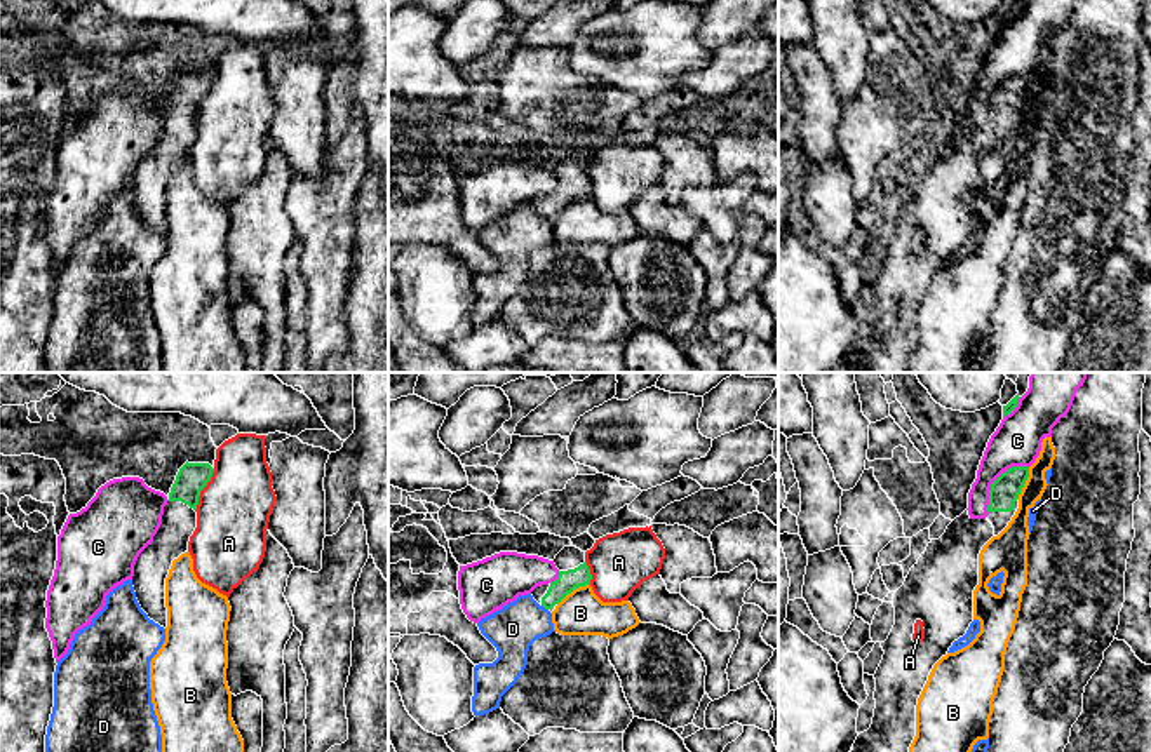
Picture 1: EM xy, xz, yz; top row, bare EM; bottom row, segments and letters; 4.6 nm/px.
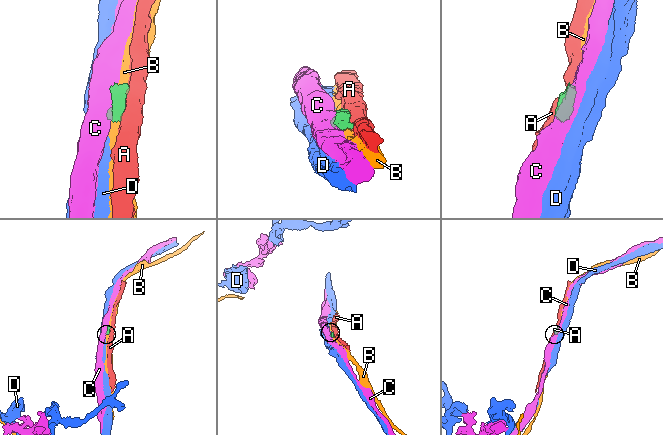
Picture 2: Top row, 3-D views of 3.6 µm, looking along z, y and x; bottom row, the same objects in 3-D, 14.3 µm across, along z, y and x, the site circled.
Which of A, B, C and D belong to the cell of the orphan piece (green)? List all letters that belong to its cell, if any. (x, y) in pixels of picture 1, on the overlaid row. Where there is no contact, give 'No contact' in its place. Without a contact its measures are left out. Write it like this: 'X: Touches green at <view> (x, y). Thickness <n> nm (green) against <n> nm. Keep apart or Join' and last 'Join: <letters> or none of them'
A: Touches green at xy (202, 488). Thickness 140 nm (green) against 340 nm. Keep apart
B: Touches green at xz (573, 589). Thickness 100 nm (green) against 200 nm. Keep apart
C: Touches green at yz (995, 481). Thickness 140 nm (green) against 220 nm. Keep apart
D: Touches green at xz (545, 608). Thickness 100 nm (green) against 220 nm. Keep apart
Join: none of them

